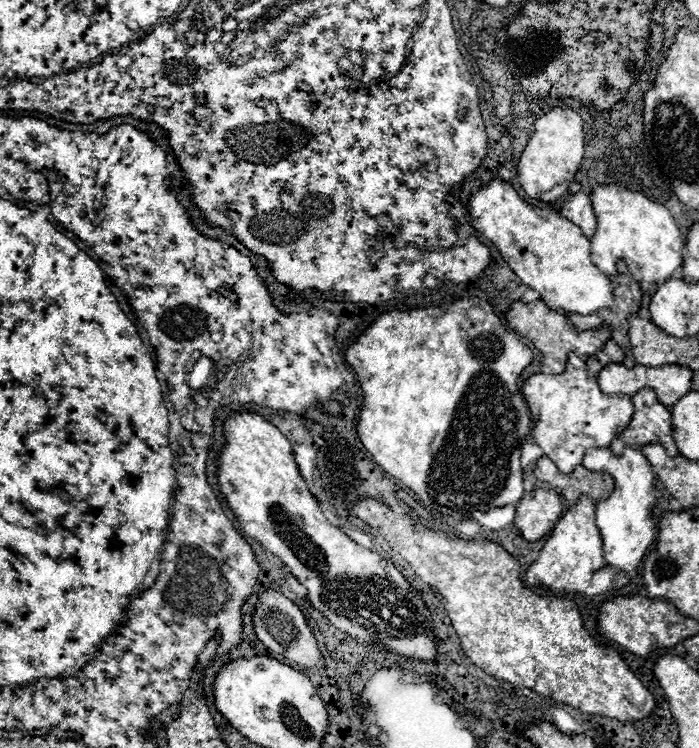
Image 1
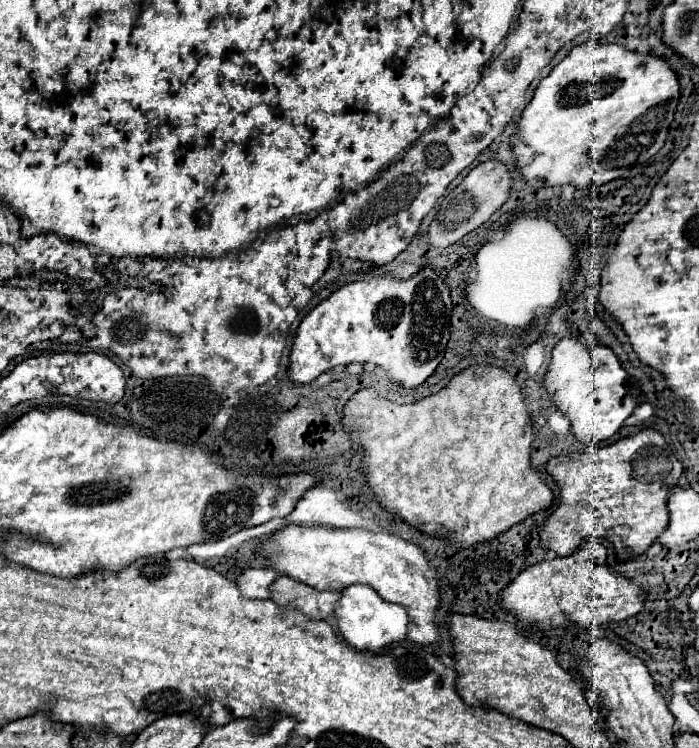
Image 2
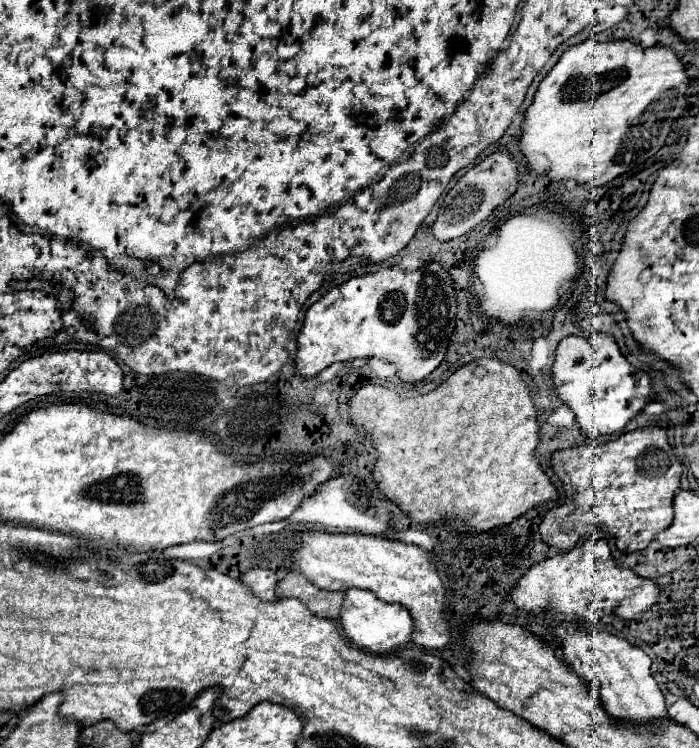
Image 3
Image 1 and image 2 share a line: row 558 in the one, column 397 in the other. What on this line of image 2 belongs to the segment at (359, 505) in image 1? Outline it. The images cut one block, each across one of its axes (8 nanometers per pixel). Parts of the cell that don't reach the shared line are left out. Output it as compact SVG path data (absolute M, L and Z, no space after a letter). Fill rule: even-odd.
M470 366L464 372L456 374L444 390L440 390L438 394L426 396L426 398L422 398L422 400L418 400L414 404L402 404L400 406L400 404L394 404L394 402L382 398L378 392L374 392L370 388L364 388L364 390L356 392L346 402L342 426L344 426L344 430L348 434L356 436L356 442L364 448L364 458L362 458L364 478L366 478L368 488L372 490L376 502L384 510L400 516L406 524L414 526L422 534L440 536L442 540L448 540L458 550L462 550L462 548L474 548L476 544L494 540L496 536L500 536L502 532L506 532L508 528L512 528L514 524L530 518L534 512L540 512L540 510L550 508L550 504L554 500L552 490L546 486L546 482L530 466L530 446L534 442L534 430L532 430L530 412L526 410L526 404L524 404L524 396L520 396L520 386L516 384L516 380L508 372L504 372L504 370L496 368L496 366ZM440 528L446 528L450 534L440 534Z

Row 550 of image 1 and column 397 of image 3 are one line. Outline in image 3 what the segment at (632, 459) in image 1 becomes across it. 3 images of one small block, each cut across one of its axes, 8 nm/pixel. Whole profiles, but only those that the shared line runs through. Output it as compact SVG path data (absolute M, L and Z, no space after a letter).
M350 588L344 594L340 622L342 622L344 634L354 646L376 652L376 654L384 654L384 652L390 652L392 648L408 644L414 630L414 622L404 606L382 602L372 592L358 590L358 588Z

